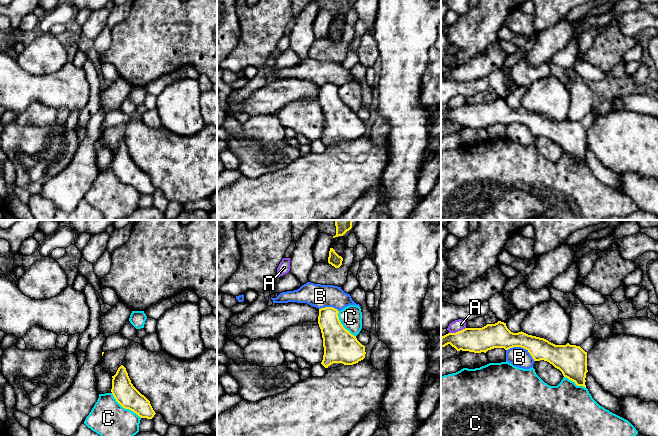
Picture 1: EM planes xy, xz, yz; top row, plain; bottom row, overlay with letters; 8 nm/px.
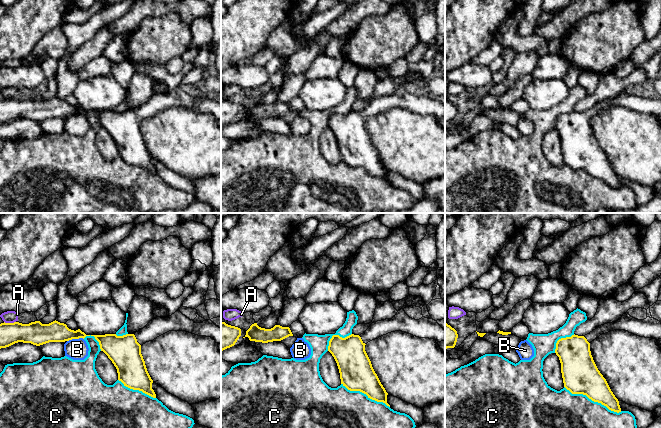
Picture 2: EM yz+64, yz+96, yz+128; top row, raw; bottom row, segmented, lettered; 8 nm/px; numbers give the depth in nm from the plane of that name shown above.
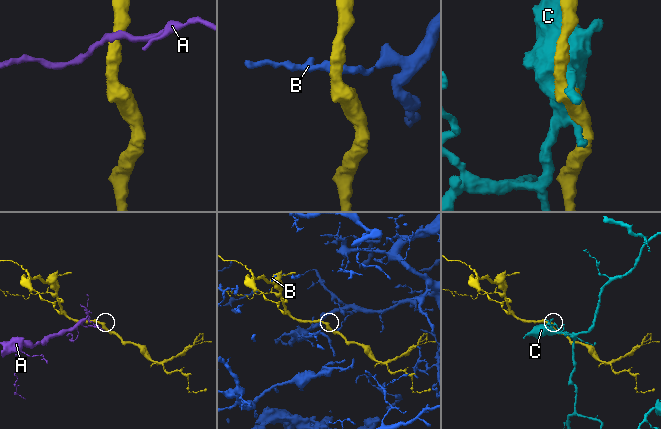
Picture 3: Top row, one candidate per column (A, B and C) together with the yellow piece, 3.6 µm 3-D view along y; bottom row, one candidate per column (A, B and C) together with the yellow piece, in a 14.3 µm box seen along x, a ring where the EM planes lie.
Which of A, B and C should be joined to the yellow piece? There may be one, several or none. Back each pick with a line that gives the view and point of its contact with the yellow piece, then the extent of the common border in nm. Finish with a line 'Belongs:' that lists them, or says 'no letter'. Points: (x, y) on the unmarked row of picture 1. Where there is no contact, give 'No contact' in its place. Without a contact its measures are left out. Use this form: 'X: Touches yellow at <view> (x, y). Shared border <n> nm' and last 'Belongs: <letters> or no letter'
Belongs: no letter

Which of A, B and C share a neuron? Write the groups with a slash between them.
A / B / C

